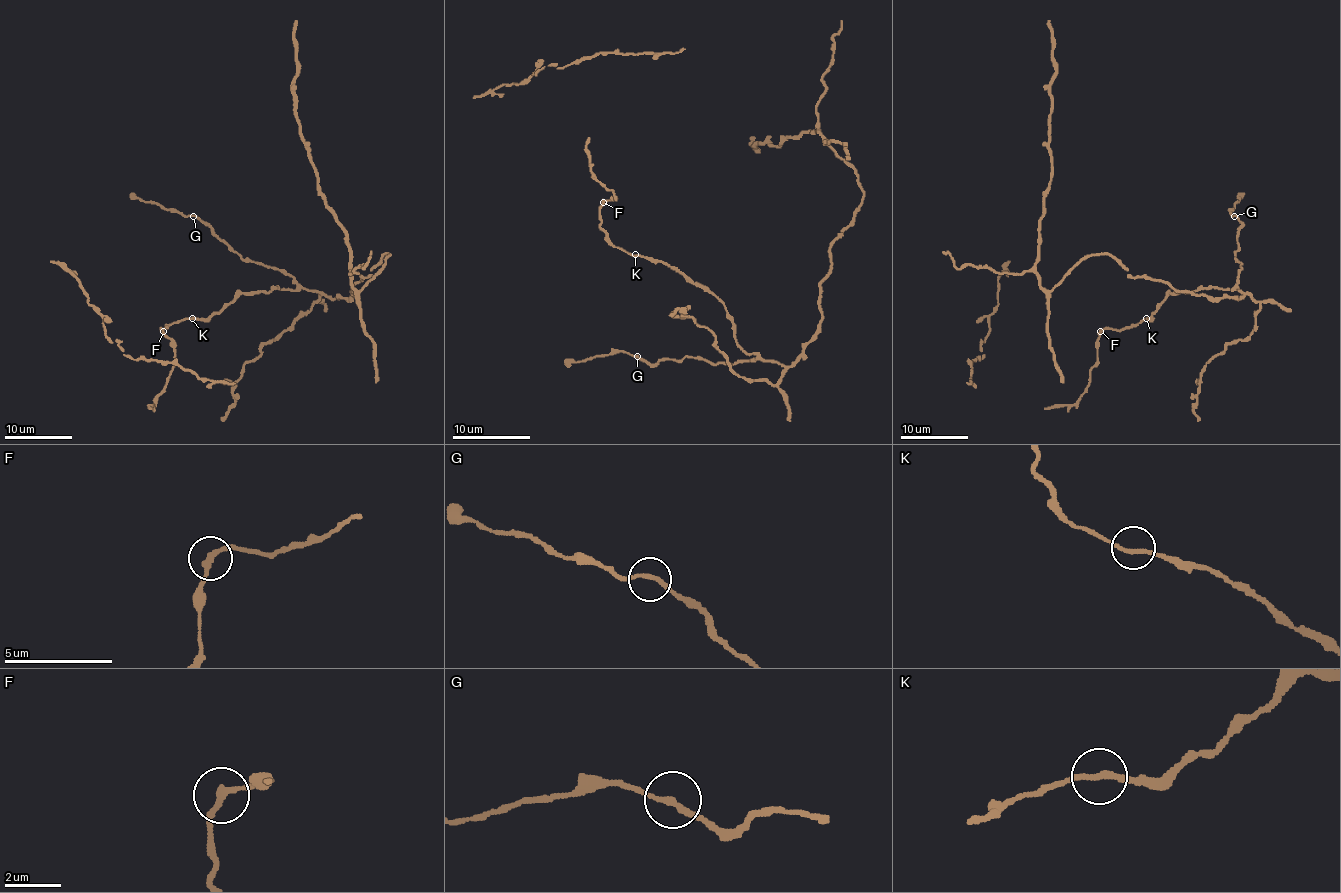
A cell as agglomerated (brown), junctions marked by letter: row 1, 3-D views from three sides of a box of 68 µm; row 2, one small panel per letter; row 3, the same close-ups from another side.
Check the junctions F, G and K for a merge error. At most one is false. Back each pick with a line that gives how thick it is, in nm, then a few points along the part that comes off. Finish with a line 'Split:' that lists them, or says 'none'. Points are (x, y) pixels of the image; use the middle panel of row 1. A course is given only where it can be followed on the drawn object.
Split: none

